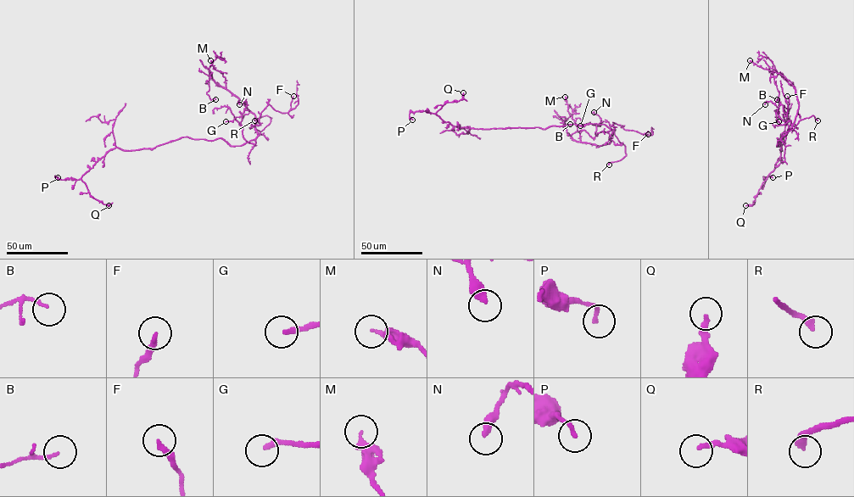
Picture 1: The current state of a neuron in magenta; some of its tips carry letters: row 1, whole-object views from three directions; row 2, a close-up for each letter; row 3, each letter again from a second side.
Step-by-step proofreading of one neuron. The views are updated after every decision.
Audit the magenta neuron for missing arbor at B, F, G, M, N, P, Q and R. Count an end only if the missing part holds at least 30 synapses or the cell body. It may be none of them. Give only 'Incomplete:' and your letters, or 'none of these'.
Incomplete: R

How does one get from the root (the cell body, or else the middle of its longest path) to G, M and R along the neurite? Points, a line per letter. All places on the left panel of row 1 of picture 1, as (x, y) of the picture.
G: (206, 140), (221, 138), (231, 146), (253, 140), (255, 142), (249, 143), (243, 136), (241, 116), (226, 121)
M: (206, 140), (221, 138), (231, 146), (241, 146), (258, 136), (254, 114), (226, 88), (225, 78), (210, 60)
R: (206, 140), (221, 138), (231, 146), (242, 145), (254, 139), (271, 118), (265, 115), (254, 120)

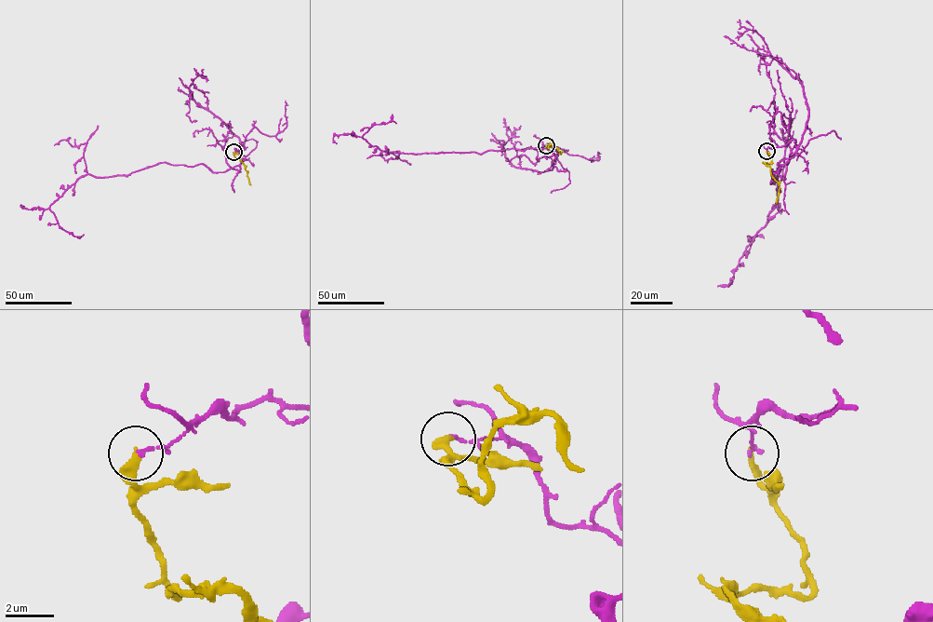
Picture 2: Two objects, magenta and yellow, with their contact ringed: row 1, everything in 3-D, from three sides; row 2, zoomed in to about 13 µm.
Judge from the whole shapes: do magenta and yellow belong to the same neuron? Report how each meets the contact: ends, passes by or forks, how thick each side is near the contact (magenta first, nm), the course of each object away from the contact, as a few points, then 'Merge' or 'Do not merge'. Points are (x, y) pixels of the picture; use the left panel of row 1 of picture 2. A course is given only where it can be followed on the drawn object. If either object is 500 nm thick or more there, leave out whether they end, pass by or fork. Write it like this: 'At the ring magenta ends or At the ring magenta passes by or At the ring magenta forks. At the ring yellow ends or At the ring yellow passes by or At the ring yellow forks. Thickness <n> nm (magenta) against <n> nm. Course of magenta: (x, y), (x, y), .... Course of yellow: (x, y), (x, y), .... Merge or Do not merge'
At the ring magenta ends. At the ring yellow ends. Thickness 120 nm (magenta) against 320 nm. Course of magenta: (233, 152), (246, 149), (224, 171), (162, 162), (127, 175), (81, 176), (49, 209), (79, 237). Course of yellow: (233, 152), (236, 160), (244, 164), (250, 185). Do not merge

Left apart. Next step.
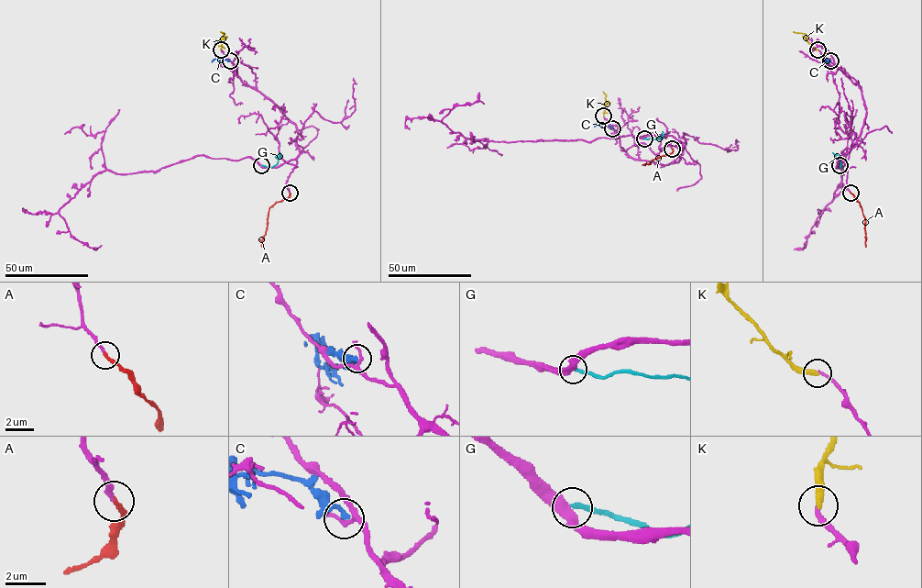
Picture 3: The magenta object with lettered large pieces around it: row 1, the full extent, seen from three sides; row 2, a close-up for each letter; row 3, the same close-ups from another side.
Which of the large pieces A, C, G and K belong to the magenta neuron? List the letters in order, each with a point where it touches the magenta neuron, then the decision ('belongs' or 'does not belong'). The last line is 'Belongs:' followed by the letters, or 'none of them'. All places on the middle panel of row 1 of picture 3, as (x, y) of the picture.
A: (672, 149) | belongs
C: (612, 128) | does not belong
G: (644, 138) | does not belong
K: (603, 116) | belongs
Belongs: A, K

